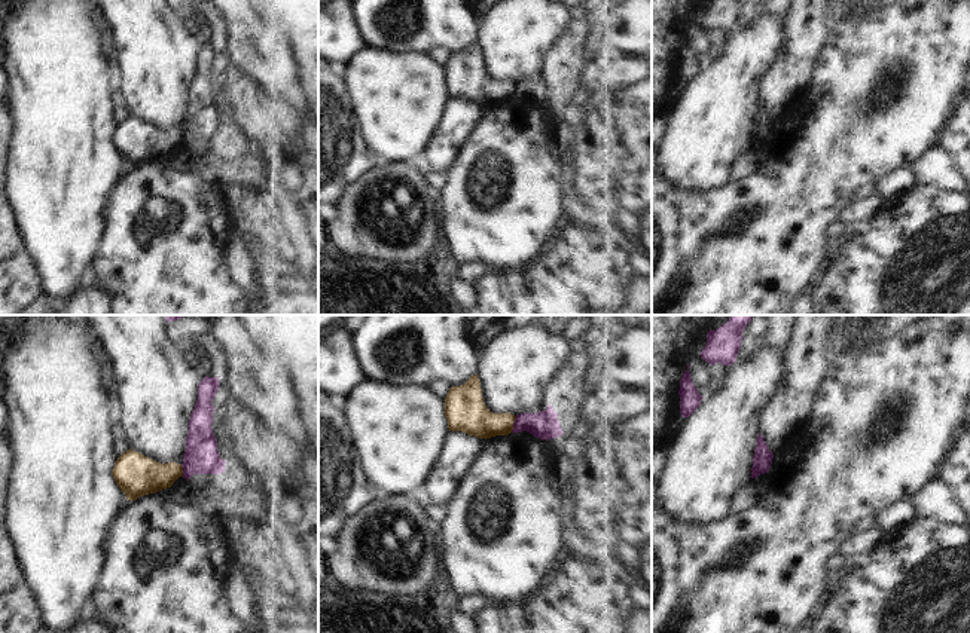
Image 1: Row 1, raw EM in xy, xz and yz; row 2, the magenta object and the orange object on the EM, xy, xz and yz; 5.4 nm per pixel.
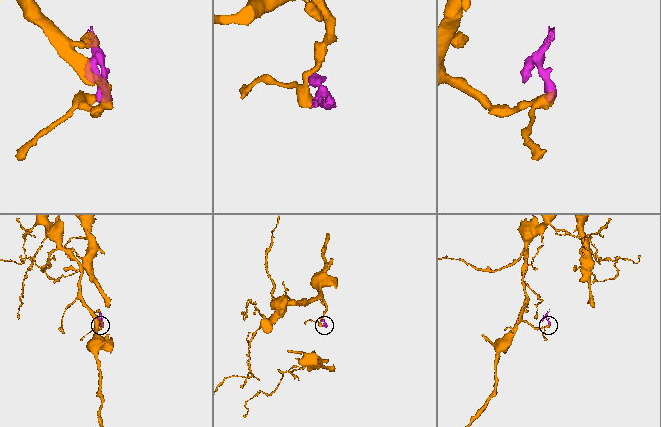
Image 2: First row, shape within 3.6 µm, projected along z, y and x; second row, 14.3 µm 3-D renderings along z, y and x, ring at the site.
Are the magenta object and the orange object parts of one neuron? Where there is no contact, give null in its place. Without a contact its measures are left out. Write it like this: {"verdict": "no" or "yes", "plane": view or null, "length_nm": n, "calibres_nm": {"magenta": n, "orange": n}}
{"verdict": "no", "plane": "xz", "length_nm": 90, "calibres_nm": {"magenta": 150, "orange": 200}}

